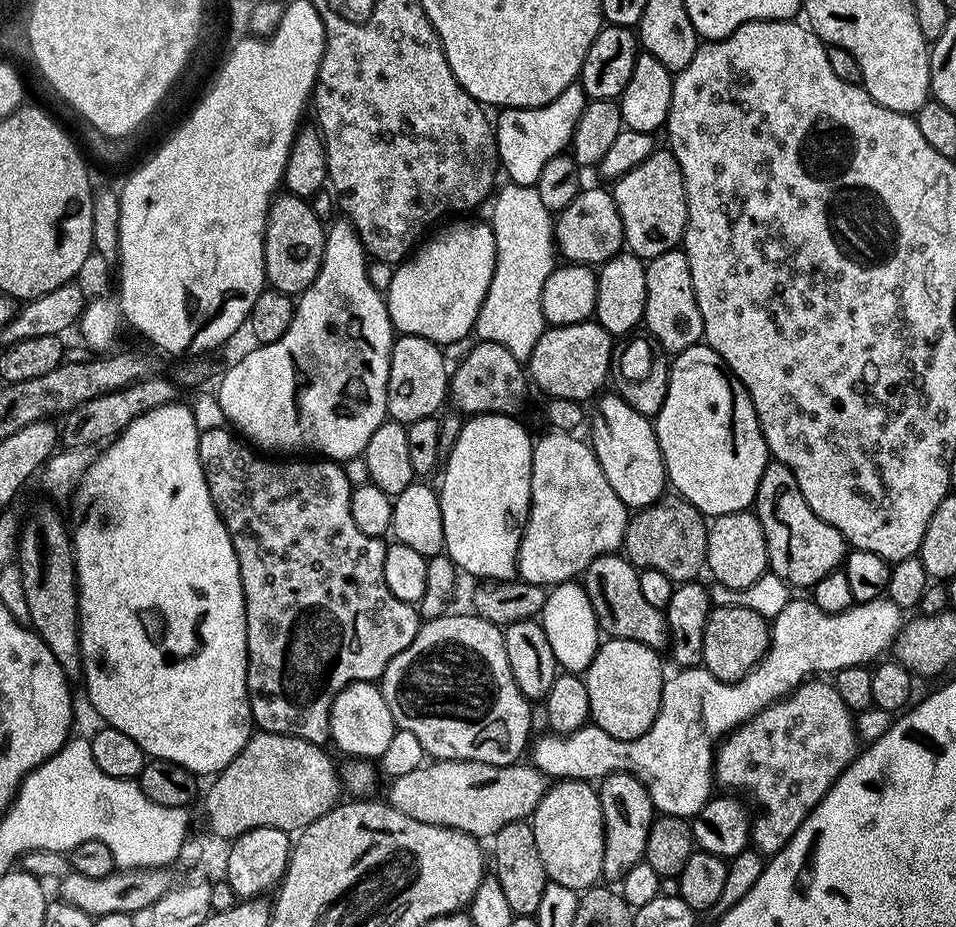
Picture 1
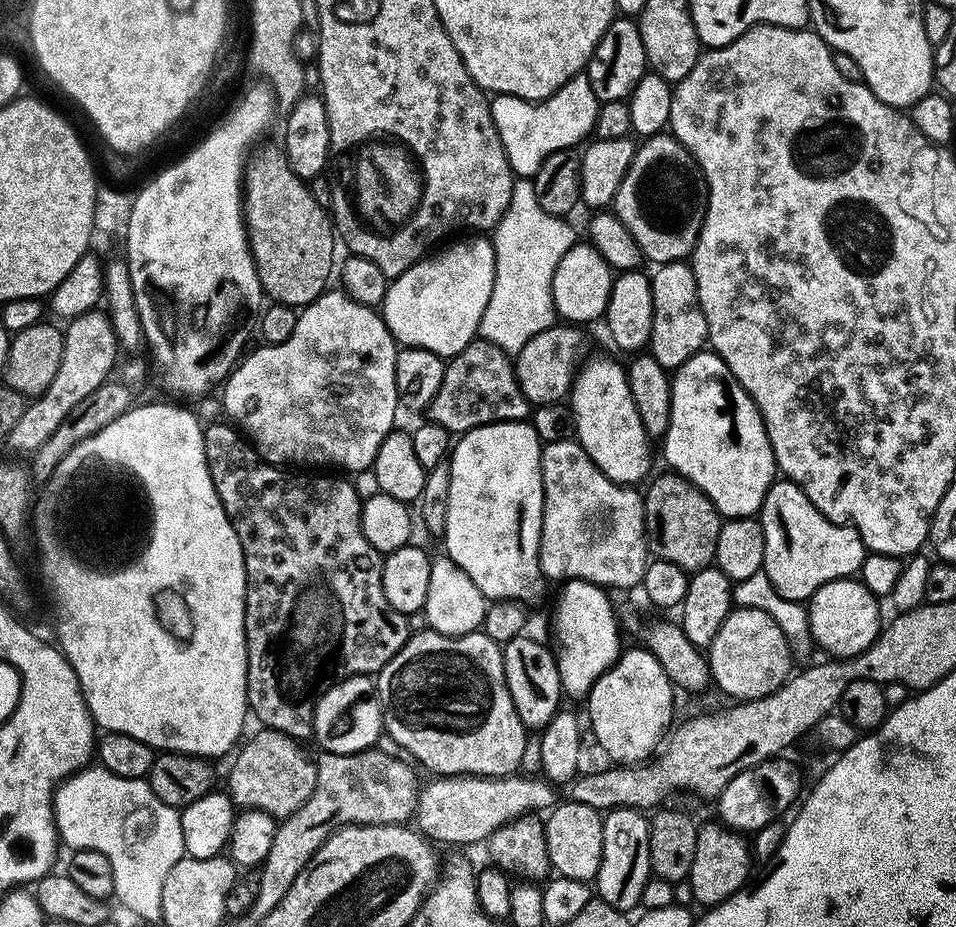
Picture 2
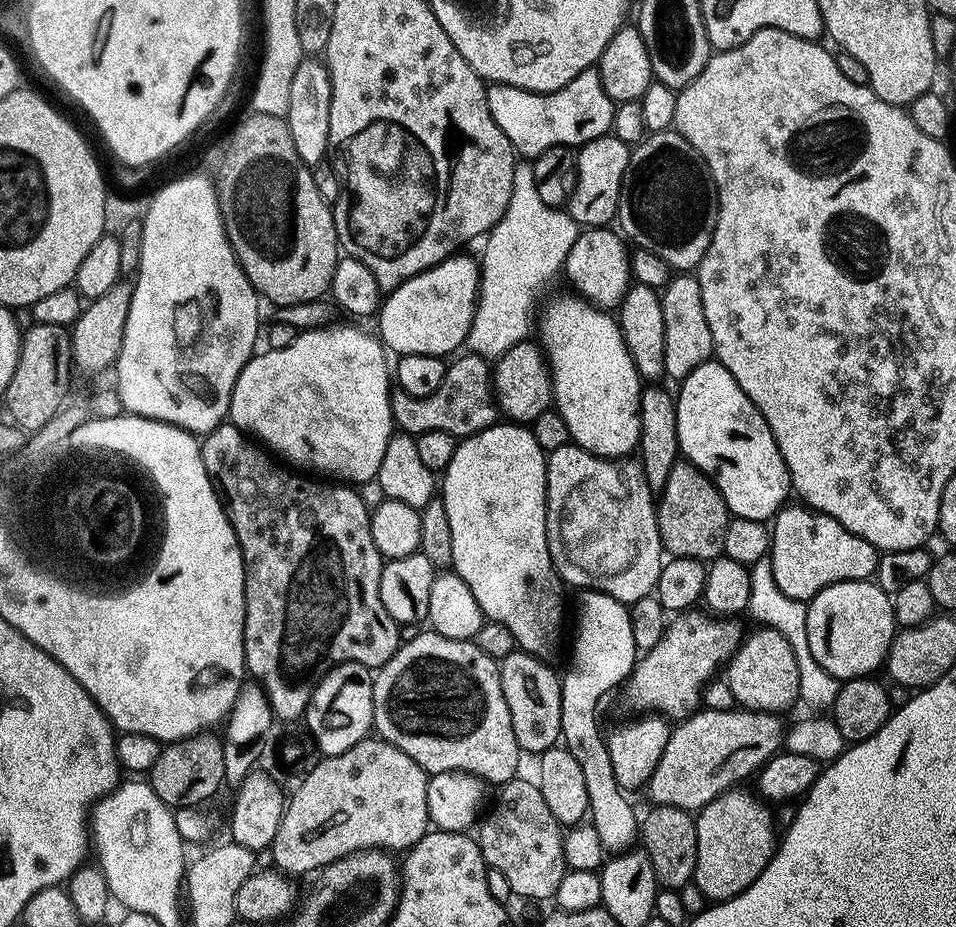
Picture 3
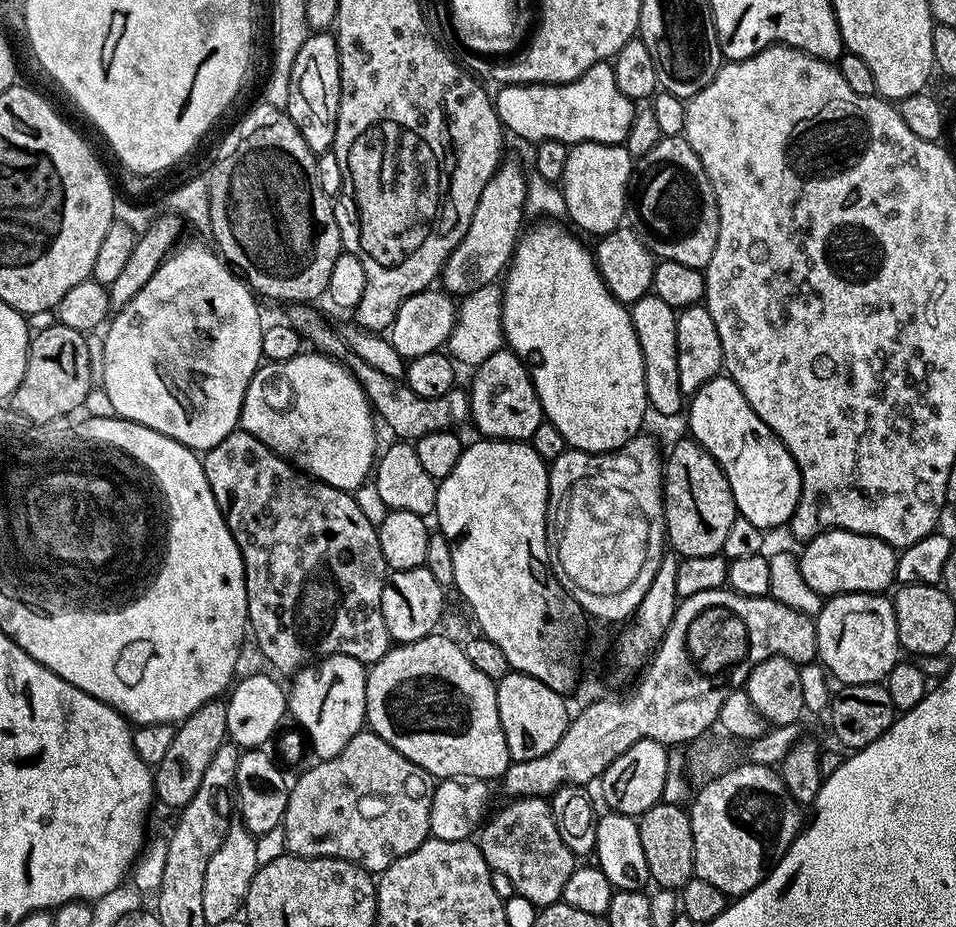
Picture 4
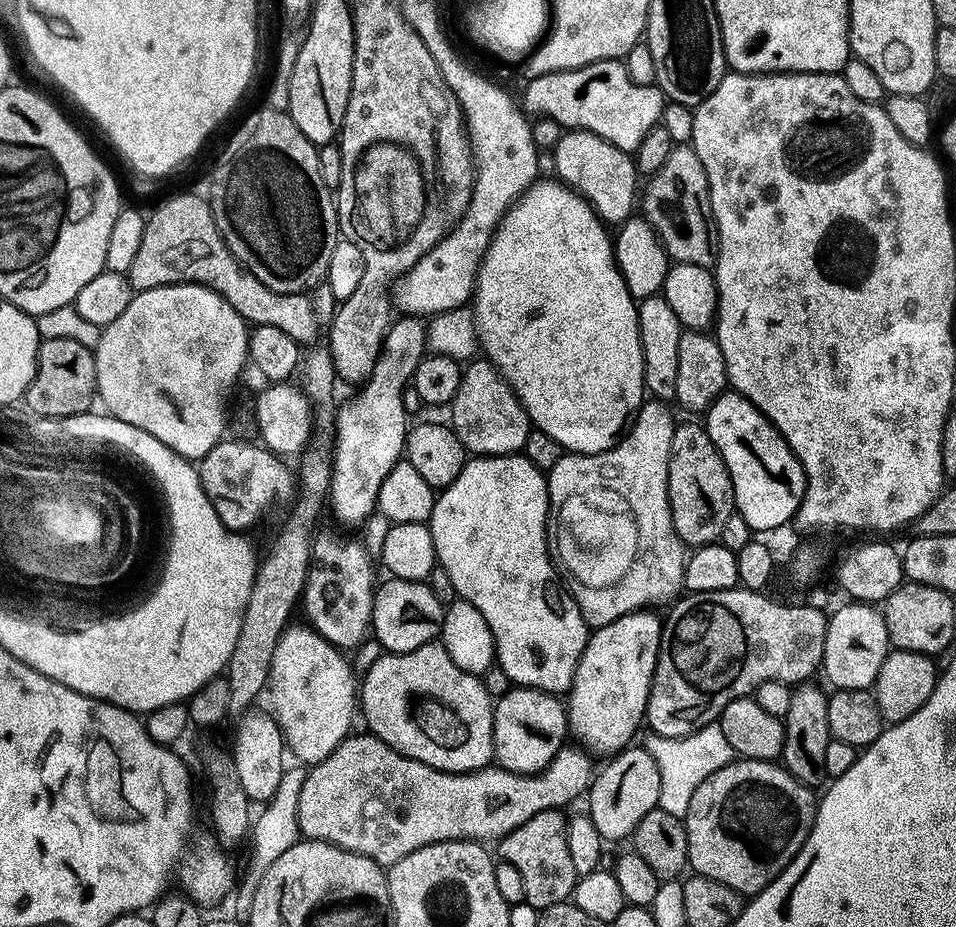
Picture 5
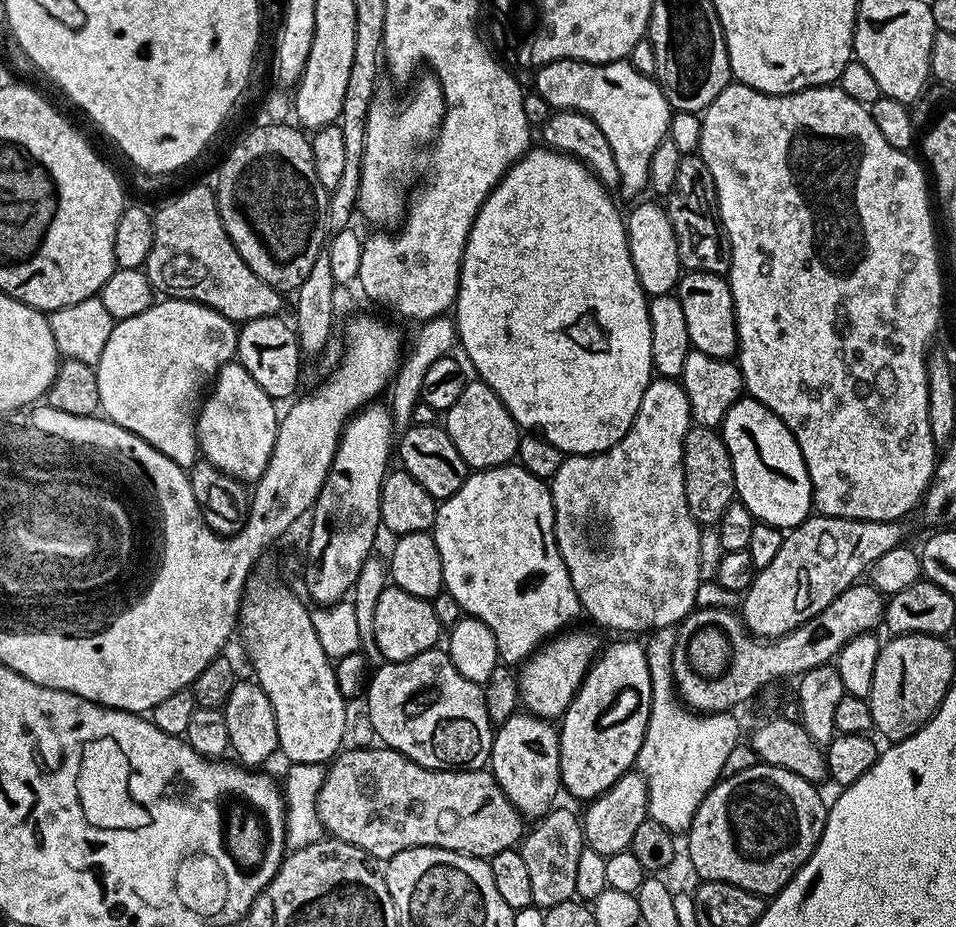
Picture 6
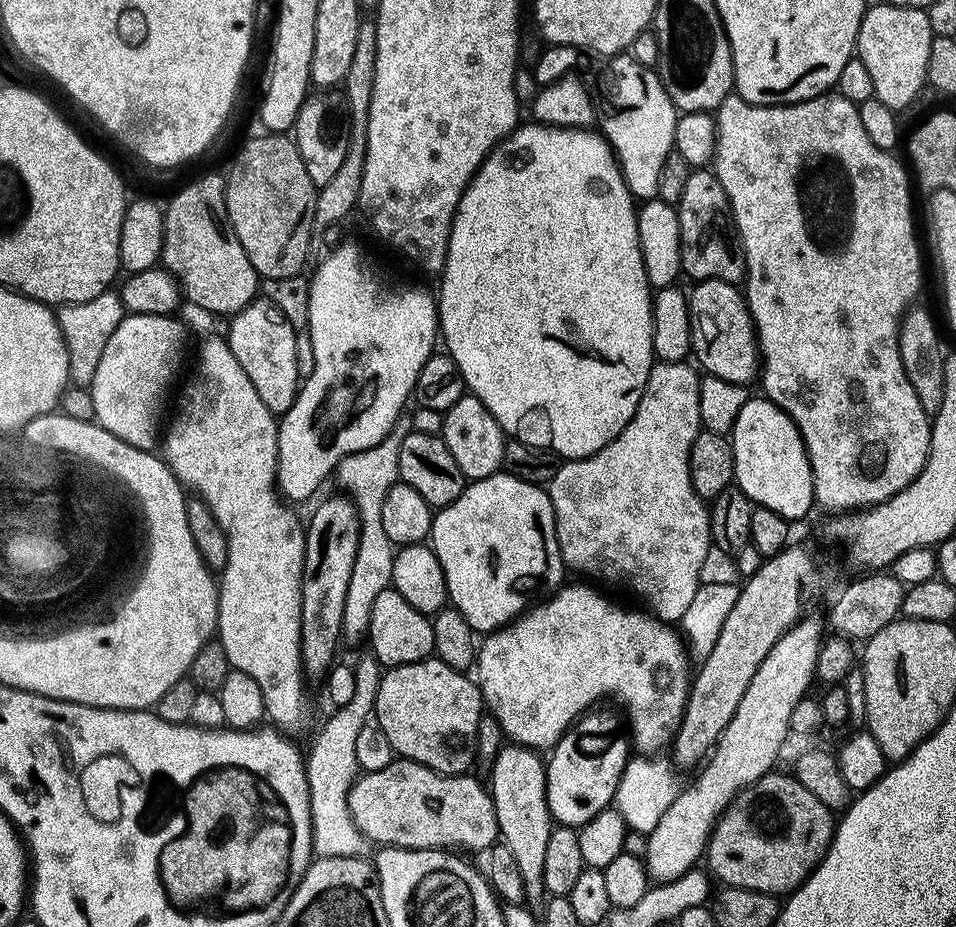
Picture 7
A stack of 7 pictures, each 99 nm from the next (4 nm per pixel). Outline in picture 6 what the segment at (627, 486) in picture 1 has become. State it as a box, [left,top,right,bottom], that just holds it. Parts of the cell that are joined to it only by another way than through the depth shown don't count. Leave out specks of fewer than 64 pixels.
[454,146,654,456]

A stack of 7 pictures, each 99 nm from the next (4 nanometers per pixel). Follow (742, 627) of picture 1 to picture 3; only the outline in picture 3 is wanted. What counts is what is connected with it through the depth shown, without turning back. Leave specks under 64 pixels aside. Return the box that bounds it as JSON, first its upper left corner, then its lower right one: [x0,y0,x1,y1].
[725,626,800,713]

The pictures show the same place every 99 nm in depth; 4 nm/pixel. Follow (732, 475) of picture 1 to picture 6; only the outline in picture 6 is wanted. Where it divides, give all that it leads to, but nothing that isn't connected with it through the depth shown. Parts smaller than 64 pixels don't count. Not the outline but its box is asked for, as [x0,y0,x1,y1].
[722,398,813,530]

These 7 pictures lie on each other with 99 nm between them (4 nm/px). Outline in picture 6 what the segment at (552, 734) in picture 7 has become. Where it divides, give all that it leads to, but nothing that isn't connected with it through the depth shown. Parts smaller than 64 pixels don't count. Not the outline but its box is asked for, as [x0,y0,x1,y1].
[519,630,598,717]

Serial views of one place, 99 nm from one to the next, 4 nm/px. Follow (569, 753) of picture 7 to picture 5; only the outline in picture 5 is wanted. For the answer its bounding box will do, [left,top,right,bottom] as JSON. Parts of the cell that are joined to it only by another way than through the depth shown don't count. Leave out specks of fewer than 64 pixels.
[566,610,662,757]

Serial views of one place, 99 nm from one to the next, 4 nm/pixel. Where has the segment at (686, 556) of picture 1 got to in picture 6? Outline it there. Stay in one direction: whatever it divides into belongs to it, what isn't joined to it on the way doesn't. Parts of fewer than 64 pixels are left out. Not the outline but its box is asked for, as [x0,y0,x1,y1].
[684,427,737,526]

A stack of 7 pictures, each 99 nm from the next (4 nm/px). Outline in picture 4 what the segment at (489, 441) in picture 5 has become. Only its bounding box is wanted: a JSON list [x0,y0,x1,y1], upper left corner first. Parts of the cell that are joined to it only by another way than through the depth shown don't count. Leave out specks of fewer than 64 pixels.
[467,346,546,441]

